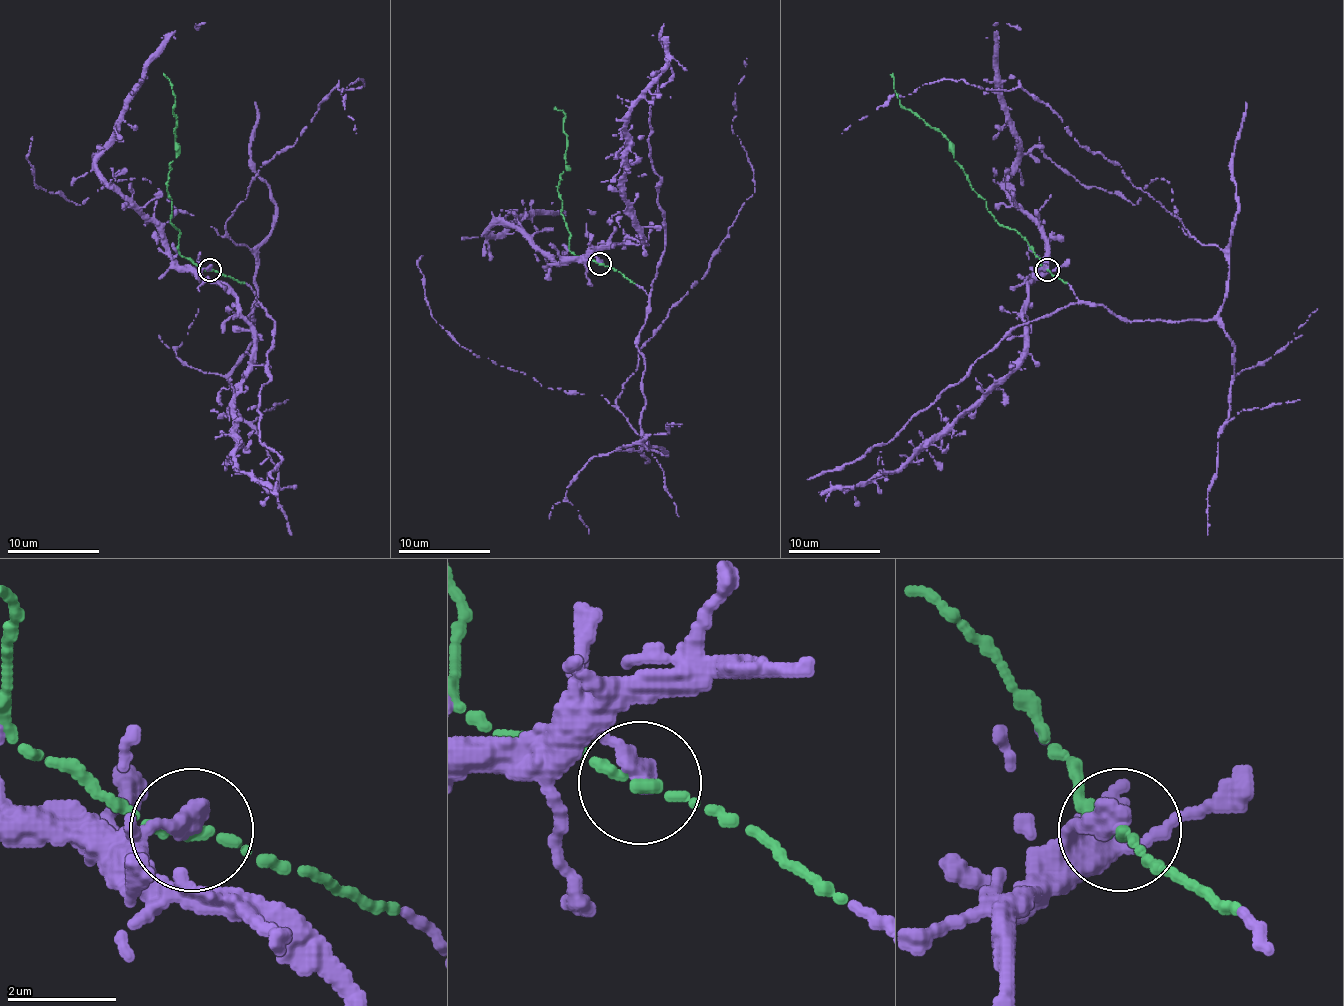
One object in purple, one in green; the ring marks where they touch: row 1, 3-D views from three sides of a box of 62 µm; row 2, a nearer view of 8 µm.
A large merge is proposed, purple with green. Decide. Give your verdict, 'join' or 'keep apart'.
join

